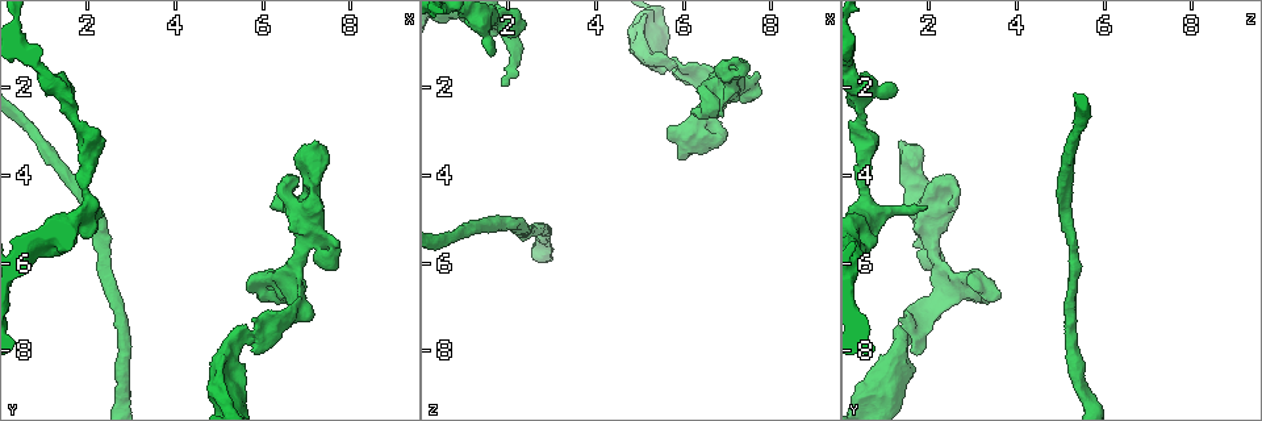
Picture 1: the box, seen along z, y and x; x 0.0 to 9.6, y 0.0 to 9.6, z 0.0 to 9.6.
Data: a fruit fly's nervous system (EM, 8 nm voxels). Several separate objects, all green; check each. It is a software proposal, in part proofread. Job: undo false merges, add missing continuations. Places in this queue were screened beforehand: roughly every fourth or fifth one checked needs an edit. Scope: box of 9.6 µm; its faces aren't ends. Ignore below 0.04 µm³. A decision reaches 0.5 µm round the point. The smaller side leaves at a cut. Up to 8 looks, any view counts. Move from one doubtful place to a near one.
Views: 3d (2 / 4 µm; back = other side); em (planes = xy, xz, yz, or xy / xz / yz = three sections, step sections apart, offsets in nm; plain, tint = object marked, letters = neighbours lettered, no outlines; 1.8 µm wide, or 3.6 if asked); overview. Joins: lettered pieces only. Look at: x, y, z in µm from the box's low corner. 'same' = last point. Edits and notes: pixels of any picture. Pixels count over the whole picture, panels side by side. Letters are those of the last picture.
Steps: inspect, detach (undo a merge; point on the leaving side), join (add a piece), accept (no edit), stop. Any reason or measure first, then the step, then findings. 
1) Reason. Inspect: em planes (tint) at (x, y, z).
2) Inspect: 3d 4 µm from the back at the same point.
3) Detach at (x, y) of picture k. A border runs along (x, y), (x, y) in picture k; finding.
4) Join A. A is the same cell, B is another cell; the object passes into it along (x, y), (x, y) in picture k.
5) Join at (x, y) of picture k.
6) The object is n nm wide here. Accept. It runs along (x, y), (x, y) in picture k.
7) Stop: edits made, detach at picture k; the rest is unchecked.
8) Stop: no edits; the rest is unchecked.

Branch stops here. Inspect: em planes (letters) at (1.95, 4.65, 1.90).

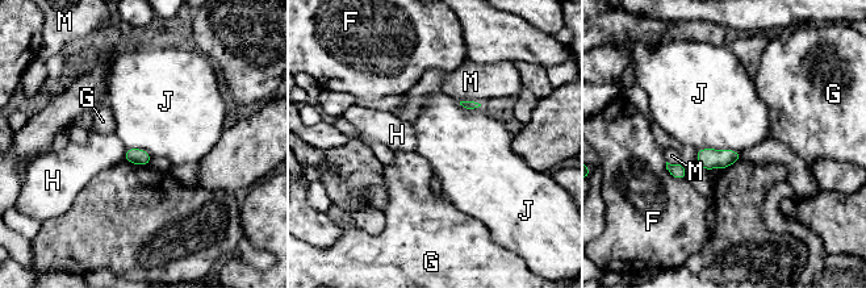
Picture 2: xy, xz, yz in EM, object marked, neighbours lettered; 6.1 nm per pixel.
The object is 100 nm wide here. Accept. F, G, H, J and M are other cells; a border runs along (698, 149), (732, 149), (740, 154) in picture 2; none of them fits.

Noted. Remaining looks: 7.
Free end. Inspect: 3d 2 µm at (7.30, 3.30, 1.70).

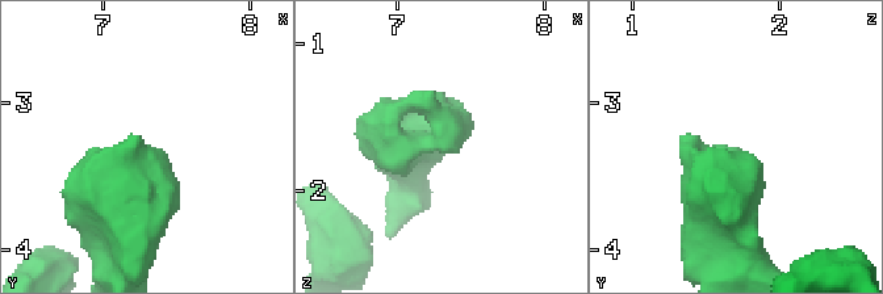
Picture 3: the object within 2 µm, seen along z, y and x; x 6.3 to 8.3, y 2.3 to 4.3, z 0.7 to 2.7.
Shape alone is not enough. Inspect: em planes (plain) at (7.32, 3.32, 1.76).

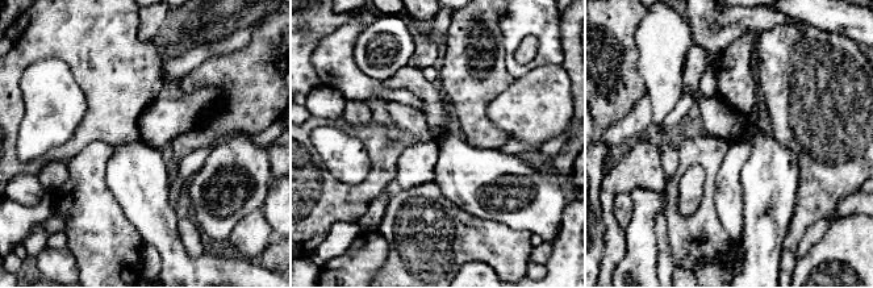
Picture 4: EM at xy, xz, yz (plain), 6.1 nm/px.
Inspect: em planes (letters) at the same point.

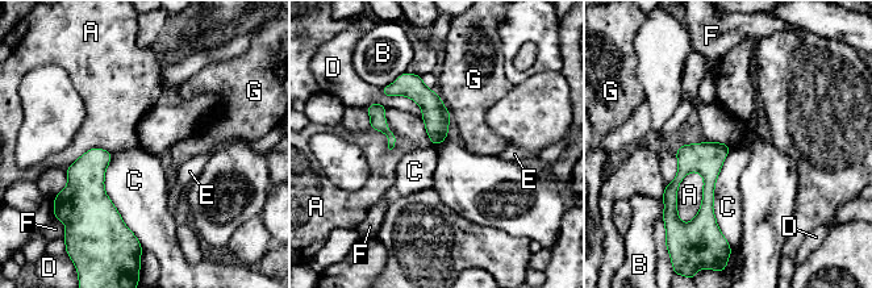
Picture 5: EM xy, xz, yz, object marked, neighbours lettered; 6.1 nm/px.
The object is 140 nm wide here. Accept. A, B, C, D, E, F and G are other cells; a border runs along (730, 145), (713, 204), (725, 238) in picture 5; no lettered piece goes on from it.

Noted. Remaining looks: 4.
Branch stops here. Inspect: em xz step 8 (tint) at (7.60, 5.95, 2.25).

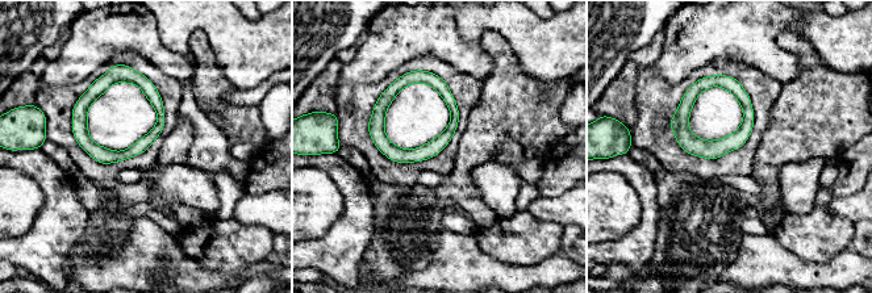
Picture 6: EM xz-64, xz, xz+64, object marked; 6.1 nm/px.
Inspect: em planes (letters) at the same point.

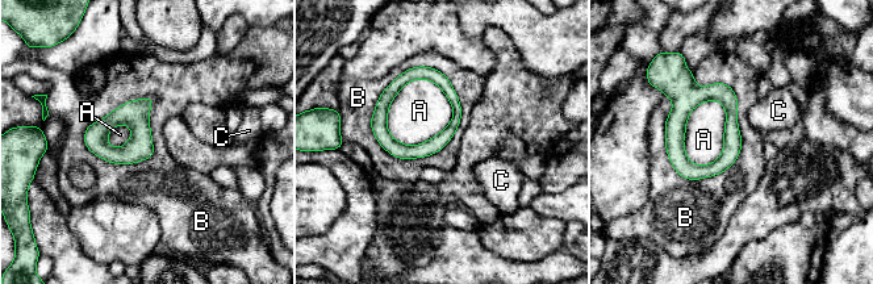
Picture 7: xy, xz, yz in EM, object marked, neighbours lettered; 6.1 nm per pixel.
Accept. A, B and C are other cells; no lettered piece goes on from it.

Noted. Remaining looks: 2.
Stop: no edits; the rest is unchecked.

